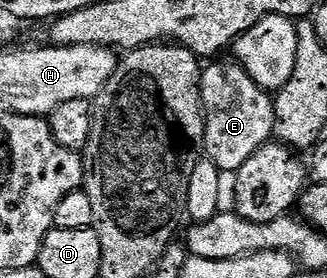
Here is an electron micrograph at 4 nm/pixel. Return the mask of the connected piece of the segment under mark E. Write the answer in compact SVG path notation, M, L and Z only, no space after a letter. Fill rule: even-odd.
M236 62L217 63L202 70L201 111L204 113L204 156L220 171L236 172L265 143L274 129L272 96L260 88Z

